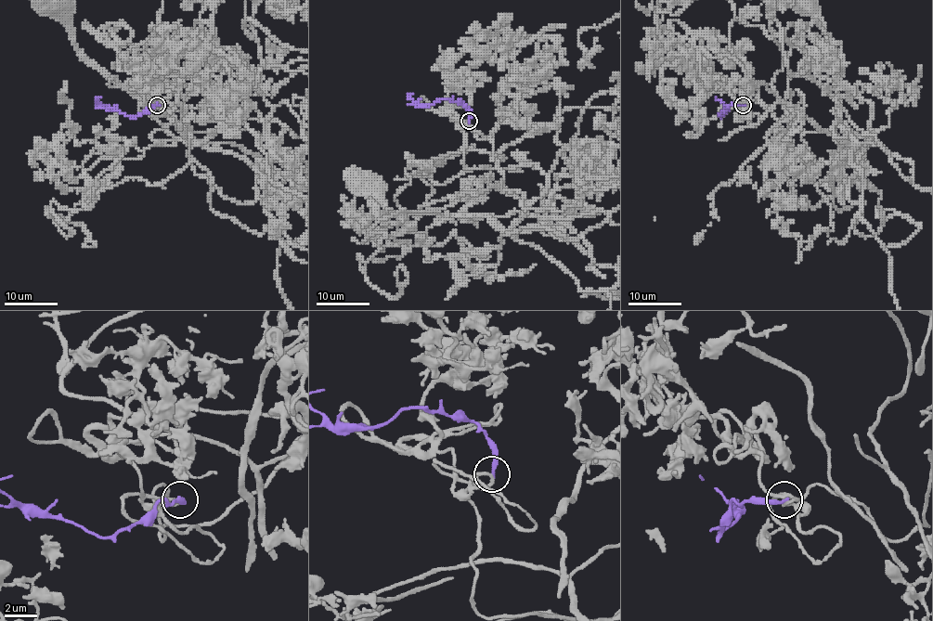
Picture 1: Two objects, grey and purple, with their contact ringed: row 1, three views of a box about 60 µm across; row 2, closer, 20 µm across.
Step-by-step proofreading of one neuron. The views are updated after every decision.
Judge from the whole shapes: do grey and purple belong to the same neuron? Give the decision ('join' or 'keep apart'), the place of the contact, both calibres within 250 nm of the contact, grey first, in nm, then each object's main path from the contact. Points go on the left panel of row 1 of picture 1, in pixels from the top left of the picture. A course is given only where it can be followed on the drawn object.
keep apart | (157, 105) | 260/240 nm | grey via (158, 106), (149, 103), (151, 118), (203, 88), (235, 121), (195, 143), (111, 82), (49, 1) | purple via (158, 105), (132, 118), (106, 109), (97, 99), (101, 97)

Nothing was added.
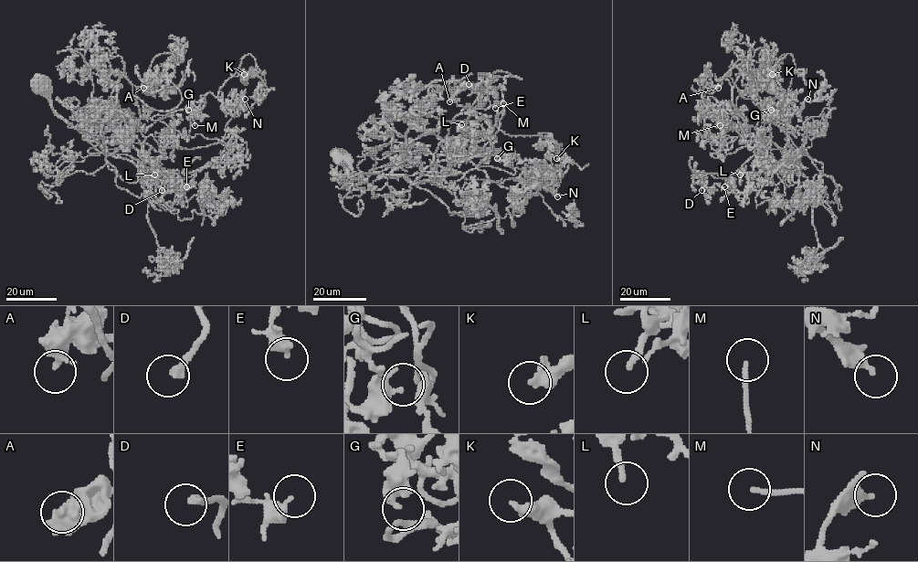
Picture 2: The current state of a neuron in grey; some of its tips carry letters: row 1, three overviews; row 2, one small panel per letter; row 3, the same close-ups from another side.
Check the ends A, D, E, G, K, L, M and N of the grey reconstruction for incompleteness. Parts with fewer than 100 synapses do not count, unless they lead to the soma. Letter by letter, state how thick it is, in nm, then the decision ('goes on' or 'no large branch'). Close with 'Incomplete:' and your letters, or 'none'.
A: calibre 360 nm; no large branch
D: calibre 280 nm; goes on
E: calibre 280 nm; no large branch
G: calibre 240 nm; no large branch
K: calibre 440 nm; goes on
L: calibre 200 nm; no large branch
M: calibre 170 nm; goes on
N: calibre 300 nm; no large branch
Incomplete: D, K, M

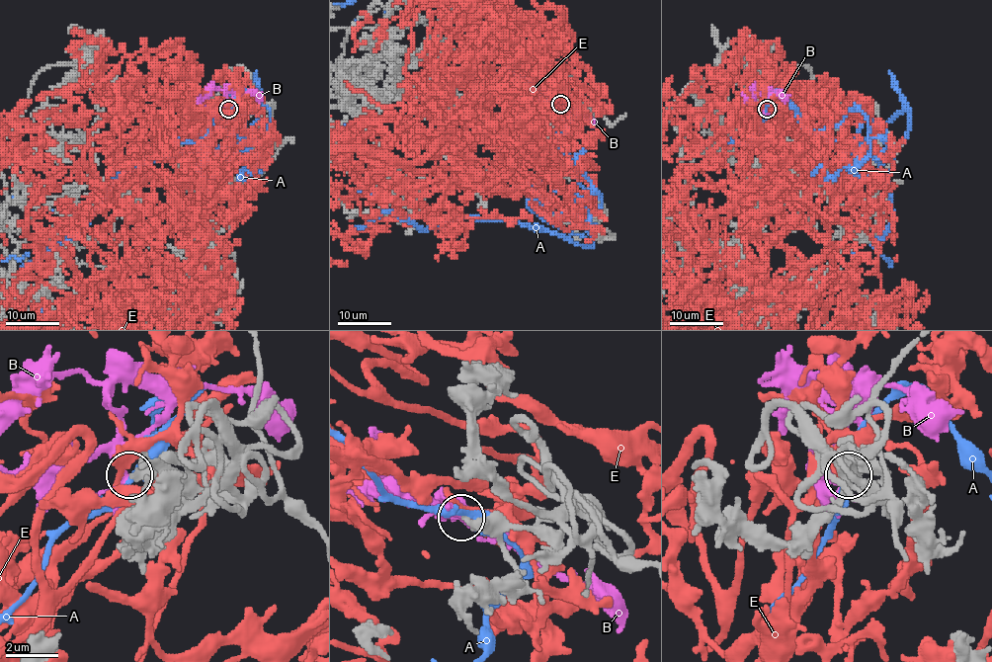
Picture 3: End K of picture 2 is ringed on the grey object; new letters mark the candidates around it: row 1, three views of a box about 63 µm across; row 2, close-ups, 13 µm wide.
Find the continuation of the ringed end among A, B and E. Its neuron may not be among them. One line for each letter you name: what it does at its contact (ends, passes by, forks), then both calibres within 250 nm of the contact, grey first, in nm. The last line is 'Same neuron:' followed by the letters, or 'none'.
B: it forks there; 440 nm thick on the grey side, 140 nm on the other
Same neuron: B

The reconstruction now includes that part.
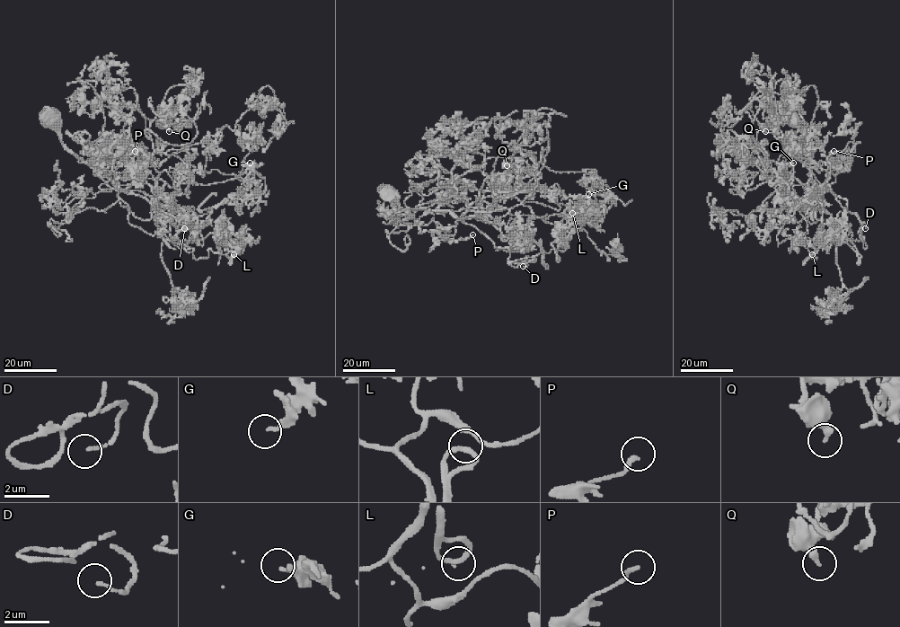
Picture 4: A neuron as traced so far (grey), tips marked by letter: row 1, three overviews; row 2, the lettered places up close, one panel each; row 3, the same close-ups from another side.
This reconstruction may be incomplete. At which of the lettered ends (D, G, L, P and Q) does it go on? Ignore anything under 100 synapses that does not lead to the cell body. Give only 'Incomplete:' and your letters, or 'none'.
Incomplete: none

